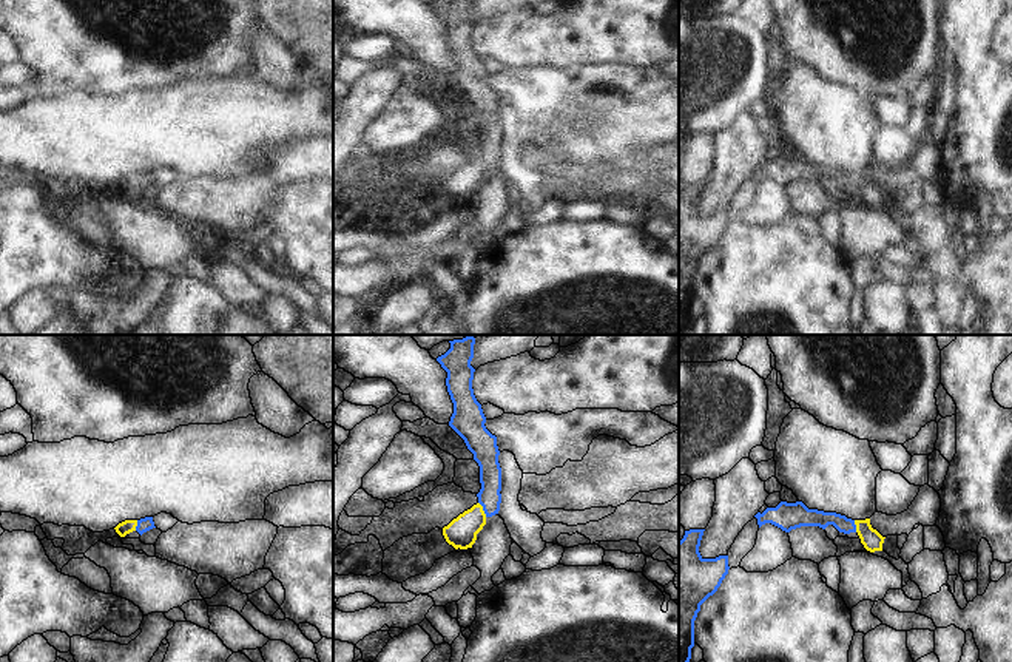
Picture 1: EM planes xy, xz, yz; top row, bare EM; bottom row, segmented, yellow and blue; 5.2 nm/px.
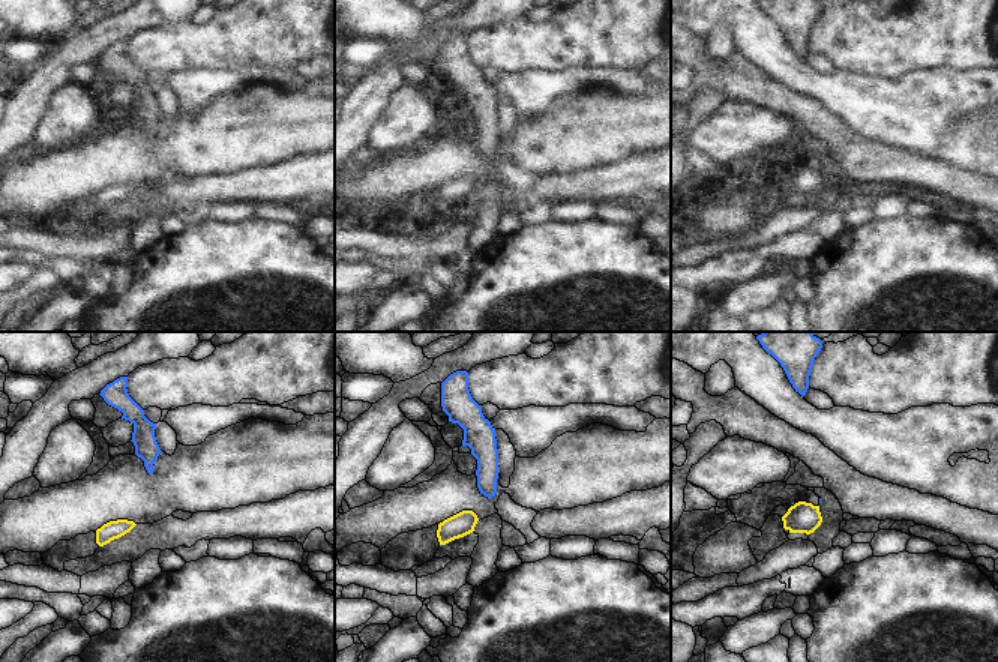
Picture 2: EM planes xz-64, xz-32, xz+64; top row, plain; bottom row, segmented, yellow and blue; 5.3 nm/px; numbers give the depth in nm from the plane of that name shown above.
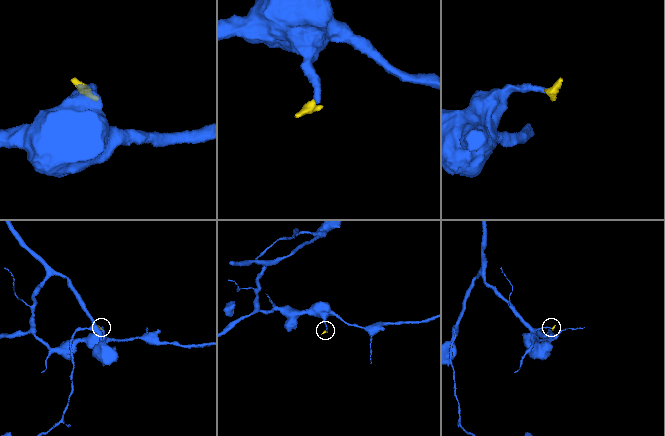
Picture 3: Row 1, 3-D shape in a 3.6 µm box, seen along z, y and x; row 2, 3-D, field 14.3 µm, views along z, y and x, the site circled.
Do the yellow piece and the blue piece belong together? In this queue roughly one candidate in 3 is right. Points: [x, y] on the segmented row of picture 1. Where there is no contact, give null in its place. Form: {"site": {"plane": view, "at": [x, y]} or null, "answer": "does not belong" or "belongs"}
{"site": {"plane": "xz", "at": [482, 510]}, "answer": "belongs"}

